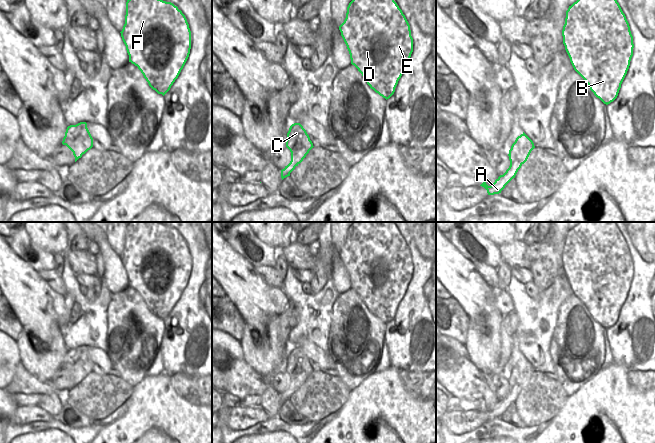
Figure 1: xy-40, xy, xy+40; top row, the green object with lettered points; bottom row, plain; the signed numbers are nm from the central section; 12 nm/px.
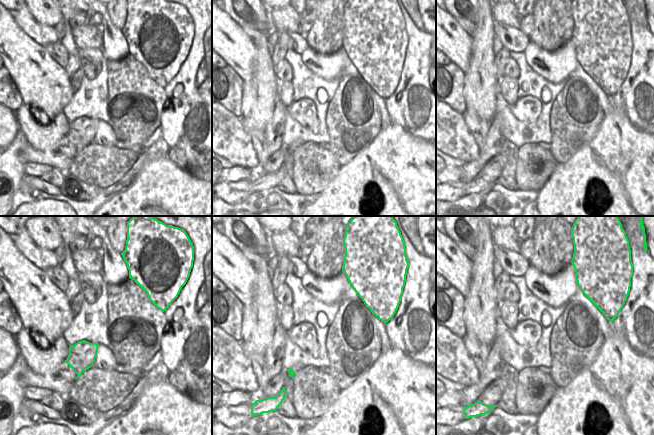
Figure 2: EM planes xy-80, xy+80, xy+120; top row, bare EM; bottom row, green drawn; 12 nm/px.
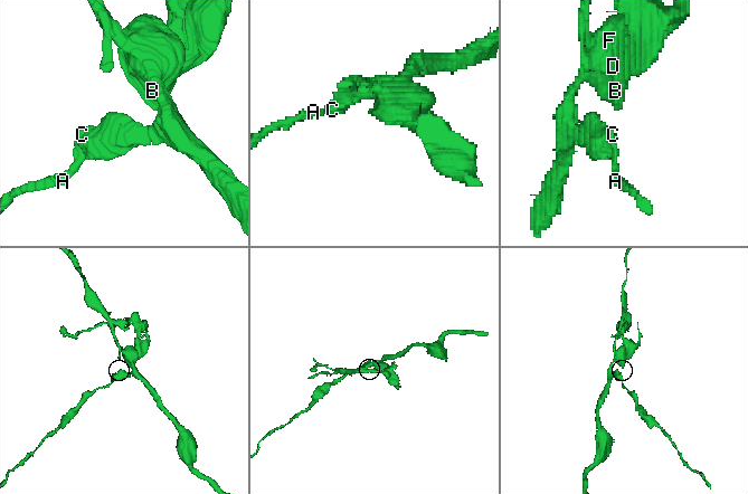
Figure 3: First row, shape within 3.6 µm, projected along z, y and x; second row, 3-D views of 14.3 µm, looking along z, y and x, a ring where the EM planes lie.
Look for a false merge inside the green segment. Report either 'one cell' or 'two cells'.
two cells

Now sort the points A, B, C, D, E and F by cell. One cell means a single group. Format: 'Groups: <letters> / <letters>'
Groups: A / B C D E F.

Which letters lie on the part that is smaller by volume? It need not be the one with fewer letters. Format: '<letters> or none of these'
A.

